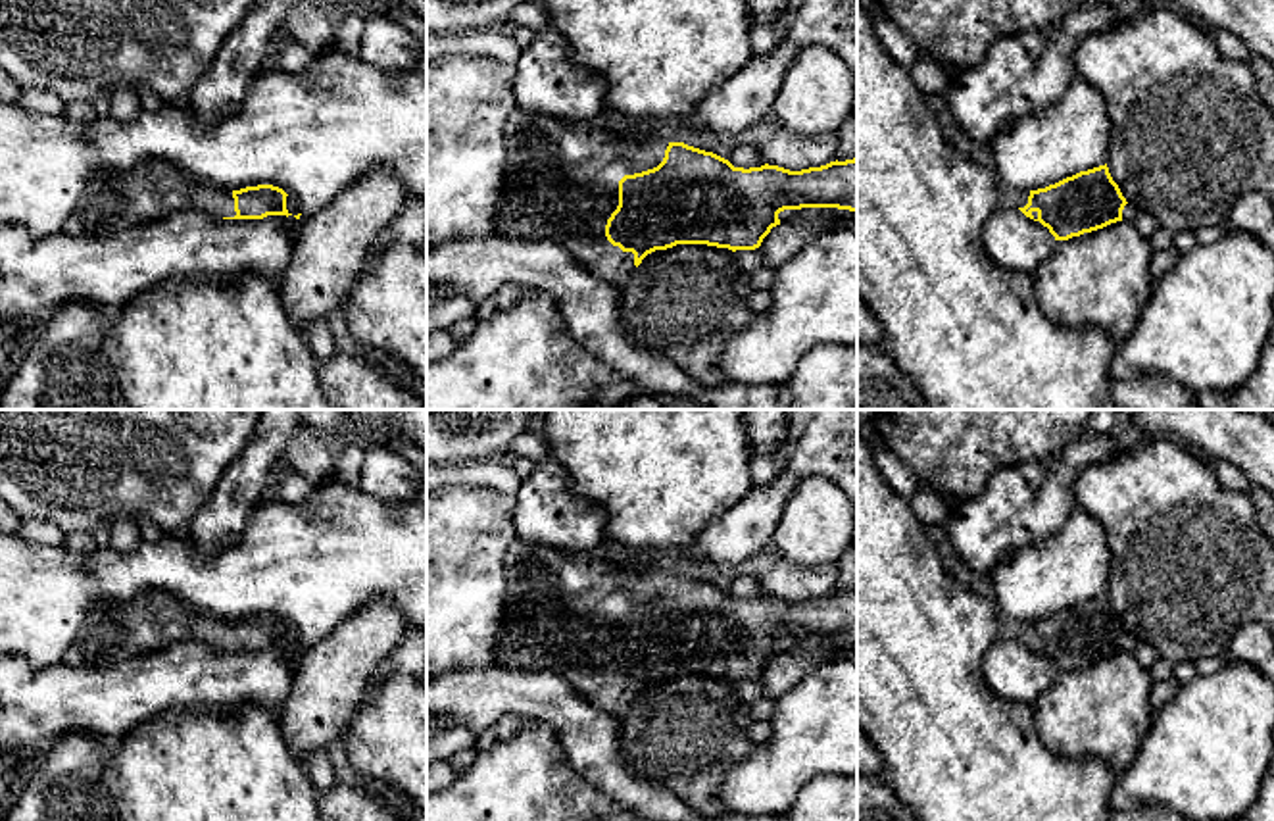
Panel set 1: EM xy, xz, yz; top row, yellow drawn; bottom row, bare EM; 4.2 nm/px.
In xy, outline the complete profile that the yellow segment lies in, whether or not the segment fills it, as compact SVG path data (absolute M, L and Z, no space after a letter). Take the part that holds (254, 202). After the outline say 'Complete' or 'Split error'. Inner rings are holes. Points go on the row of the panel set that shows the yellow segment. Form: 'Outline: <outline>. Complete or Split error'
Outline: M156 158L129 169L98 173L79 196L61 233L100 236L152 223L163 215L198 210L223 219L292 215L286 192L273 185L227 190Z. Split error

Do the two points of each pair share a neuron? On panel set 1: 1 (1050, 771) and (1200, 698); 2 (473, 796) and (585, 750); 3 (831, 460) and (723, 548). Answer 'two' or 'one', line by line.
1: two
2: two
3: one

